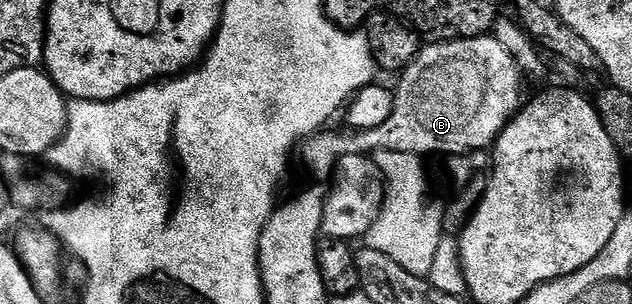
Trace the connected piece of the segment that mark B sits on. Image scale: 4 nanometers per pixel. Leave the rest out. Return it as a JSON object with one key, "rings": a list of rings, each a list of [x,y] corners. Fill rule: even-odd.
{"rings":[[[494,36],[455,38],[452,42],[425,45],[399,75],[396,104],[386,124],[369,130],[325,129],[305,138],[298,150],[312,178],[333,177],[336,165],[346,156],[375,155],[378,150],[407,154],[469,154],[495,147],[496,139],[520,113],[526,75]]]}

